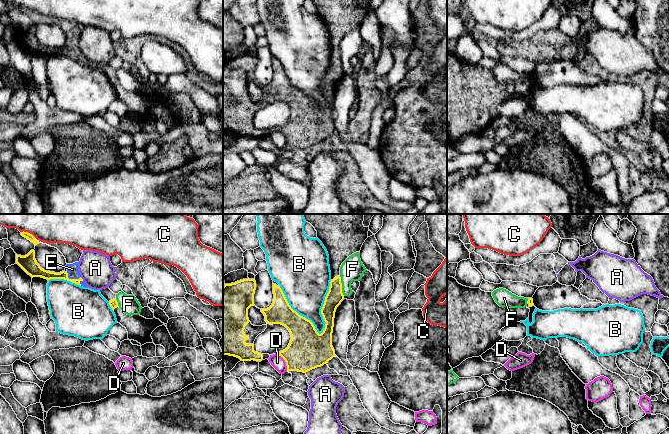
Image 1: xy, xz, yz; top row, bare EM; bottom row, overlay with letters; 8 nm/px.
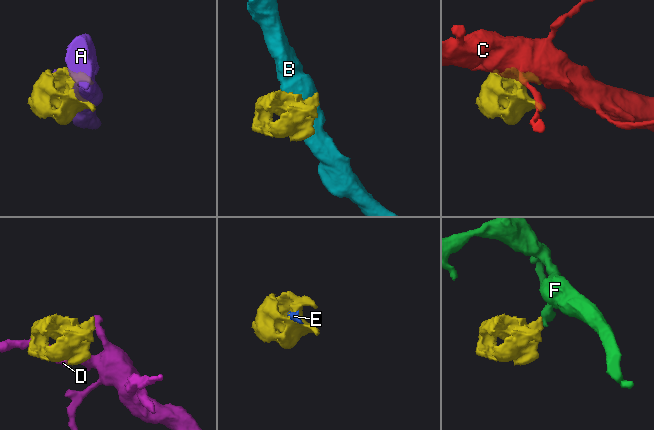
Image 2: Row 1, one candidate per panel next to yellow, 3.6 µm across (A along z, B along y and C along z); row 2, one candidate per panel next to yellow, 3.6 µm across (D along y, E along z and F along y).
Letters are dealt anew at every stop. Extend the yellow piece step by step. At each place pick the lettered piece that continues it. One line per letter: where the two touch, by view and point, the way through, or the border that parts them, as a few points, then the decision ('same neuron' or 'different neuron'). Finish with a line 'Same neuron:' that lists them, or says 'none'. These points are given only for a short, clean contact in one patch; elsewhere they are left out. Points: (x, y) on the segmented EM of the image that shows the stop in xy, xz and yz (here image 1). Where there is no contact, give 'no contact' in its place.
A: xy (82, 279) | different neuron
B: xz (296, 312) | different neuron
C: xy (27, 232) | different neuron
D: xz (285, 361) | different neuron
E: xy (72, 279) | same neuron
F: xz (341, 286) | along xz (339, 276), (343, 295) | different neuron
Same neuron: E

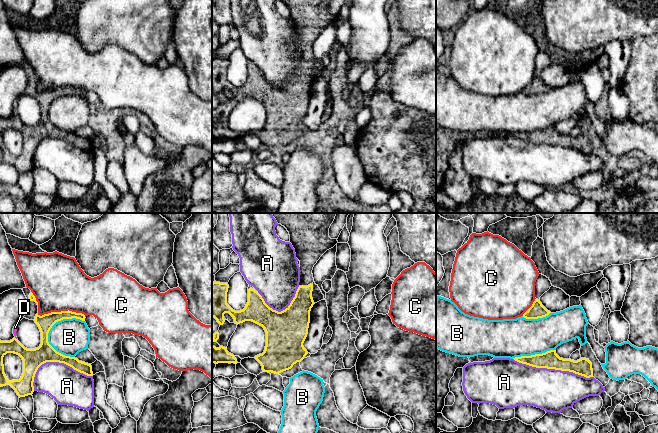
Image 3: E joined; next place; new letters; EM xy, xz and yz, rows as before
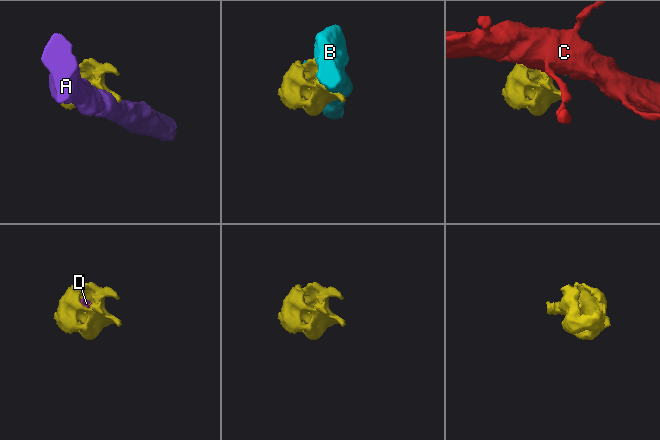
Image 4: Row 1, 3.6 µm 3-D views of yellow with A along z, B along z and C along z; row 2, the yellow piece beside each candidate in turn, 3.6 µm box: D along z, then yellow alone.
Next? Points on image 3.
A: yz (553, 368) | different neuron
B: xy (59, 320) | along xy (84, 320), (76, 318), (58, 320), (48, 333), (48, 343) | different neuron
C: xy (52, 312) | different neuron
D: xy (15, 338) | across xy (32, 359), (15, 344), (15, 338), (15, 327) | same neuron
Same neuron: D

